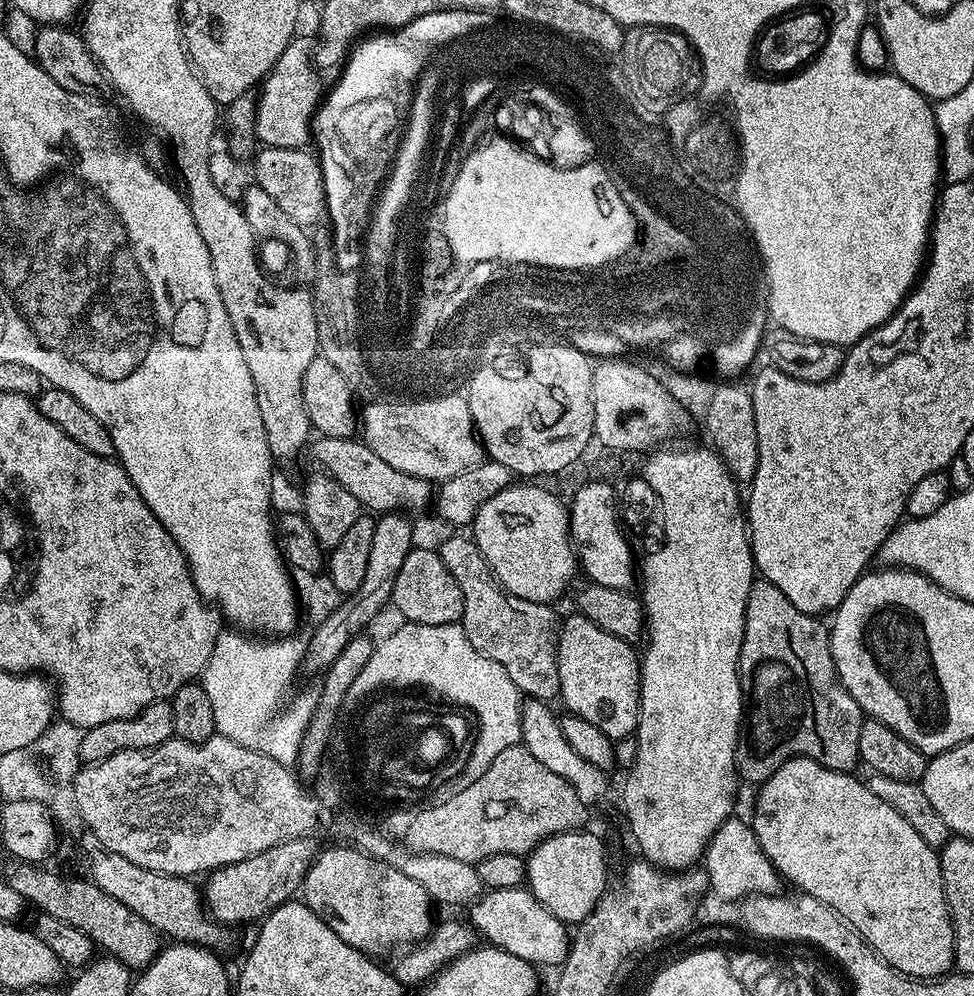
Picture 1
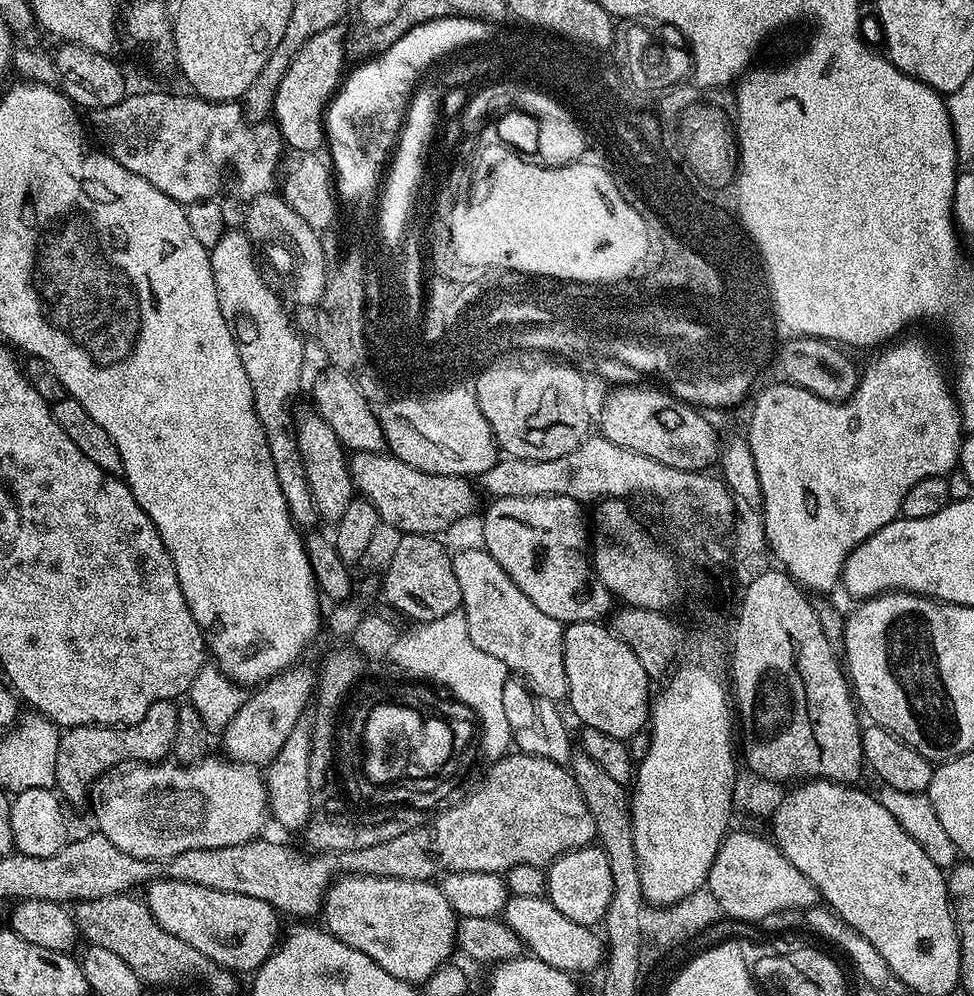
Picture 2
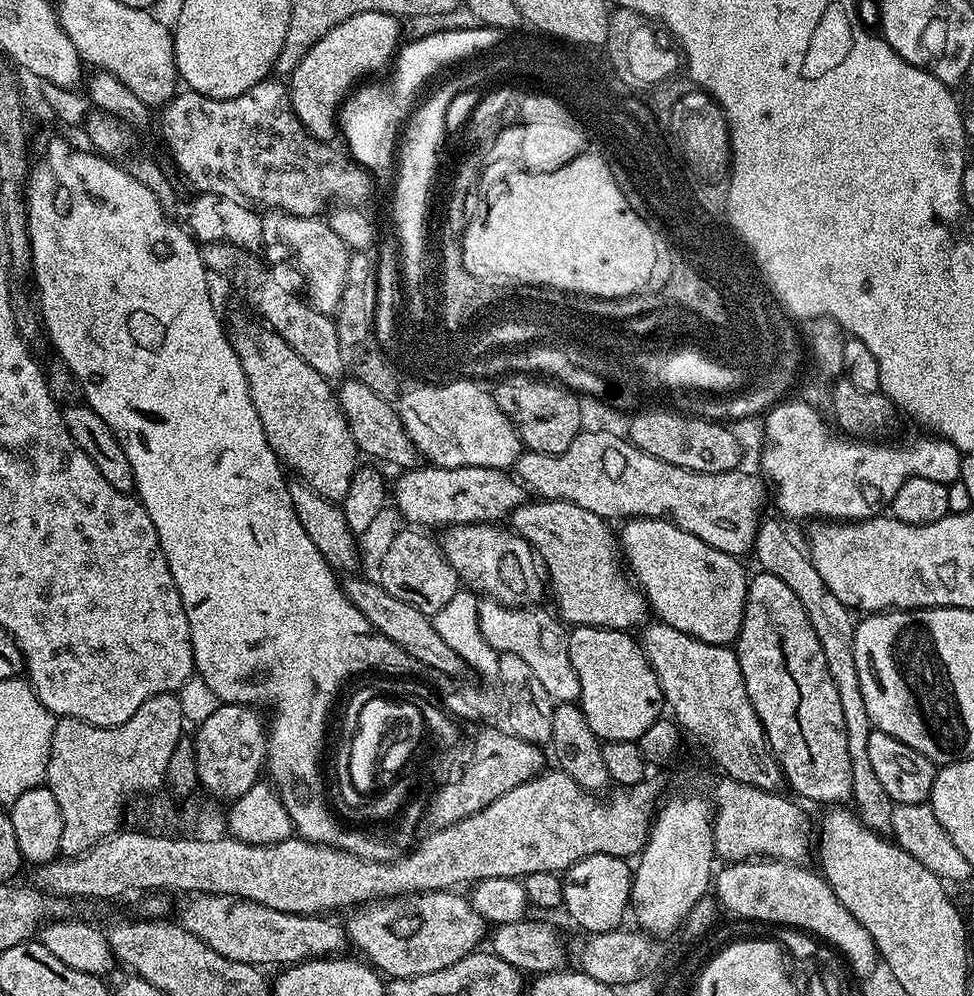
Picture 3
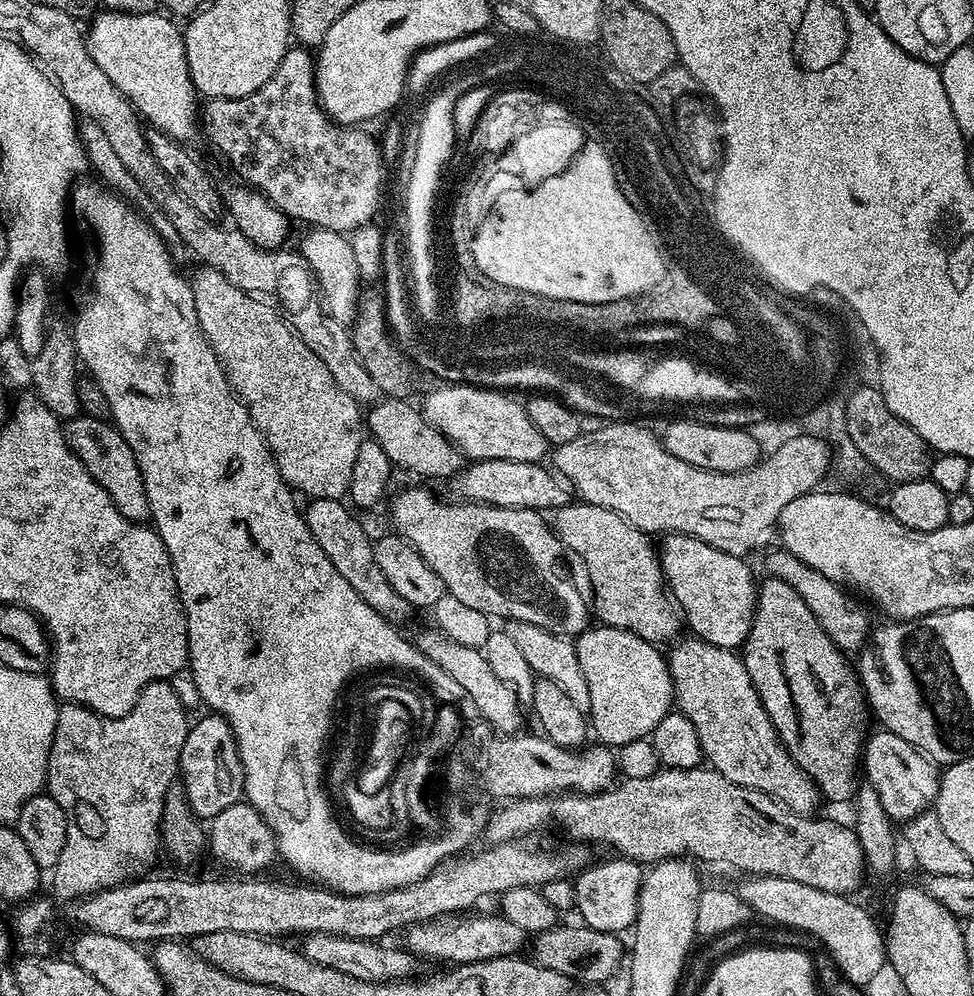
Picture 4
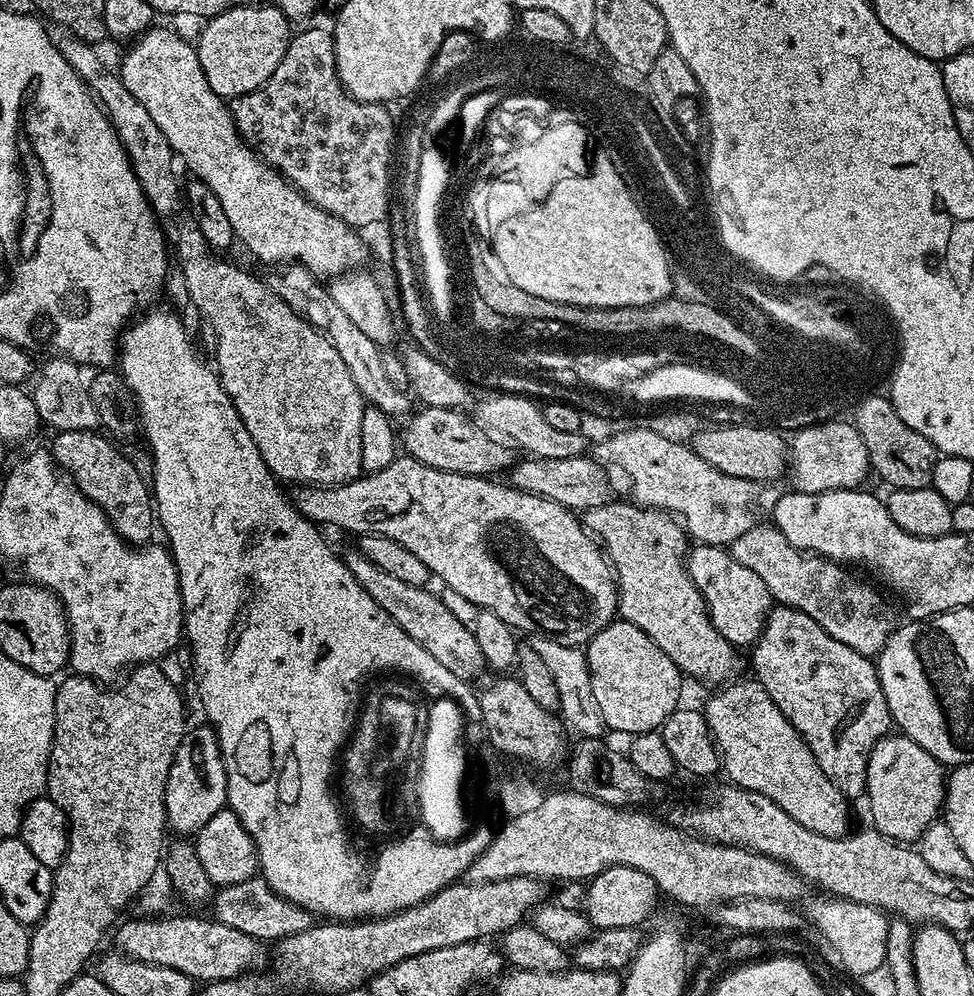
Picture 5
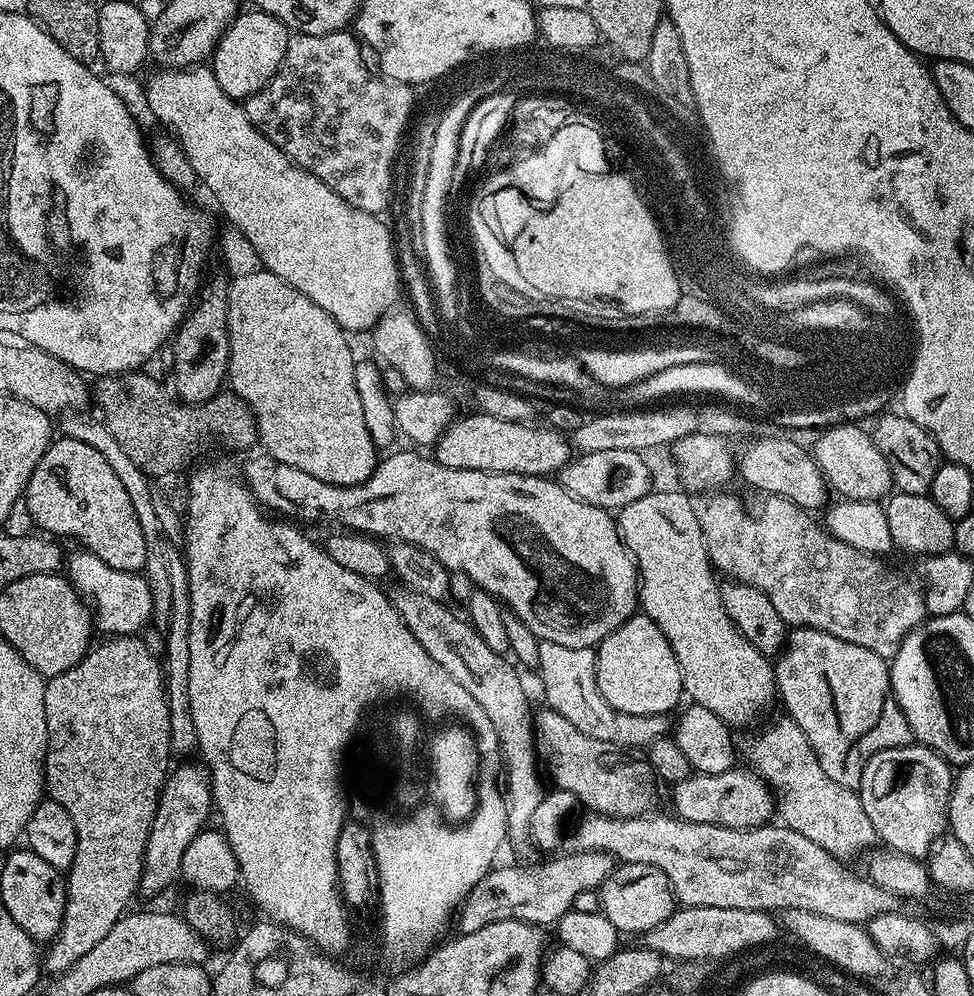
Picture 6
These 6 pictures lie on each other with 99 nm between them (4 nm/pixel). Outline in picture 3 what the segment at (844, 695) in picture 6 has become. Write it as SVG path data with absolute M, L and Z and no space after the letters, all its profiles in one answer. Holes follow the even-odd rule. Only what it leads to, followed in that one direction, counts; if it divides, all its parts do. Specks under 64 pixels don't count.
M761 570L756 574L748 582L744 617L734 645L746 694L750 694L750 702L762 722L764 736L768 739L768 748L772 757L780 763L787 787L792 787L801 801L813 800L823 806L843 805L852 799L850 755L841 703L834 682L827 672L823 648L802 602L786 582Z

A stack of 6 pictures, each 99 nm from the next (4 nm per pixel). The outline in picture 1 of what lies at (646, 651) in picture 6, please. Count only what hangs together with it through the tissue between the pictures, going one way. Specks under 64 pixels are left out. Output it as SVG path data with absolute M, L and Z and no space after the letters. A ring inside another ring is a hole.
M572 614L568 621L563 621L556 641L556 661L558 662L558 678L560 679L559 699L569 713L586 718L586 722L594 722L602 734L611 740L618 741L624 736L635 733L636 723L640 717L640 660L631 643L606 630L602 630L590 618Z

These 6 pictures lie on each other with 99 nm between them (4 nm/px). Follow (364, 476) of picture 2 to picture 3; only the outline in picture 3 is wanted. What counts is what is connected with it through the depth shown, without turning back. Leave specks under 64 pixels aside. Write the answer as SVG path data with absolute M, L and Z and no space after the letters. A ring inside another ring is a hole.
M417 466L404 470L394 481L396 501L394 507L401 513L409 525L424 530L440 528L447 530L457 524L491 524L511 517L515 508L526 500L526 489L511 471L486 466L458 466L457 468L438 468L435 466Z

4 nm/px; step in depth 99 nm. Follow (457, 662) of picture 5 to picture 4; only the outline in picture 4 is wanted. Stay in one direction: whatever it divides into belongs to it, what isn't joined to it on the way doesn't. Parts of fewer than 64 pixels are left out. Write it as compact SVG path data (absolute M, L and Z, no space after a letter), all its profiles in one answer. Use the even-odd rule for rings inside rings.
M309 499L307 503L308 509L305 507L302 512L306 526L310 534L314 534L314 542L322 546L322 554L330 558L334 570L338 570L338 574L342 574L342 578L346 578L346 582L354 586L358 598L362 598L366 606L378 610L378 614L382 614L387 620L393 622L401 622L400 620L406 619L410 612L410 605L386 580L381 567L375 561L374 540L367 536L363 523L352 517L353 509L343 499Z

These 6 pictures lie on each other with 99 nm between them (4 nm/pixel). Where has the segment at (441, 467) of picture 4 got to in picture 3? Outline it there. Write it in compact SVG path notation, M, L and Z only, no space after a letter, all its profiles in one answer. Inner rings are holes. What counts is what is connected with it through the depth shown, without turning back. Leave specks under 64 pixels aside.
M348 378L341 388L338 388L340 408L344 411L346 422L352 431L352 437L357 449L368 456L373 456L376 462L394 462L403 470L417 467L418 453L414 442L406 434L400 421L400 413L389 401L372 392L369 386L360 383L355 378Z

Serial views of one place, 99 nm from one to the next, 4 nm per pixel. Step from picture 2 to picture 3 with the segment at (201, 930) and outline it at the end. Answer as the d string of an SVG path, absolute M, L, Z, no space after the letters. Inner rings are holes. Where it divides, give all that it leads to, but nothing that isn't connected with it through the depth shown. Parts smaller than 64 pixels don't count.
M208 892L188 894L180 905L175 905L175 919L210 950L234 962L257 966L280 964L291 966L304 960L322 960L343 953L350 941L345 925L335 924L327 915L299 916L282 910L270 910L249 900L236 900L230 896L212 896Z

